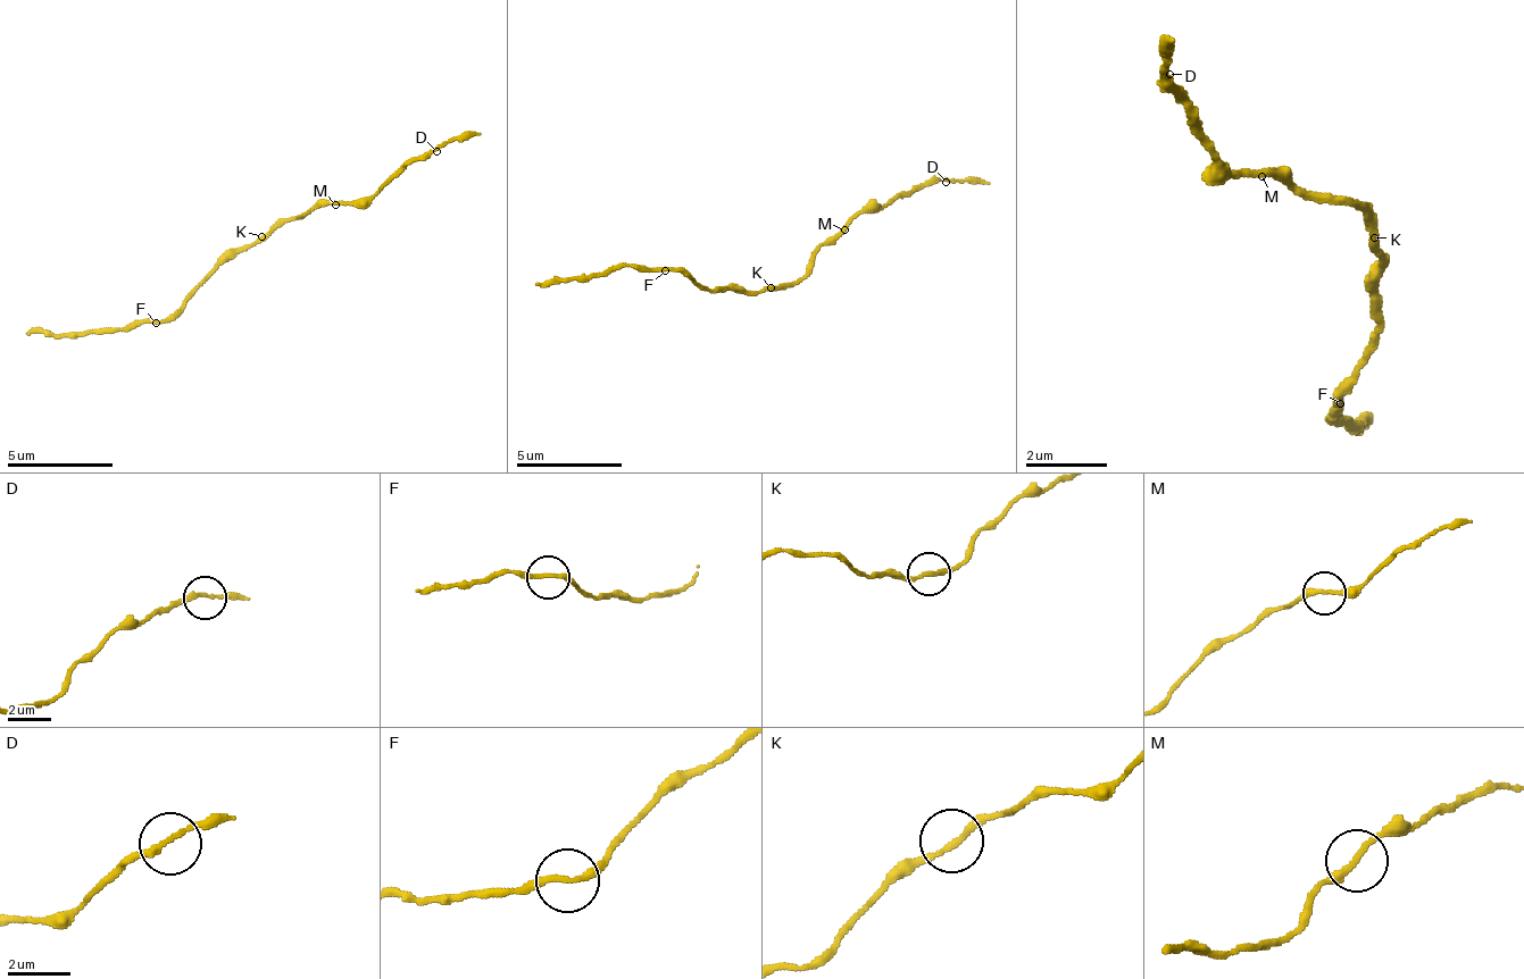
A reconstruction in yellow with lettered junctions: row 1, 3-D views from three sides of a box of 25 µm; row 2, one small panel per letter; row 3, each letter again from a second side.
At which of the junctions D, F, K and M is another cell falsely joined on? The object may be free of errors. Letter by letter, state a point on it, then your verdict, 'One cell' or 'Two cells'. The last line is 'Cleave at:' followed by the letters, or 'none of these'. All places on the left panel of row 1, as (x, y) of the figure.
D: Place: (436, 151). One cell
F: Place: (156, 323). One cell
K: Place: (261, 236). One cell
M: Place: (335, 204). One cell
Cleave at: none of these

